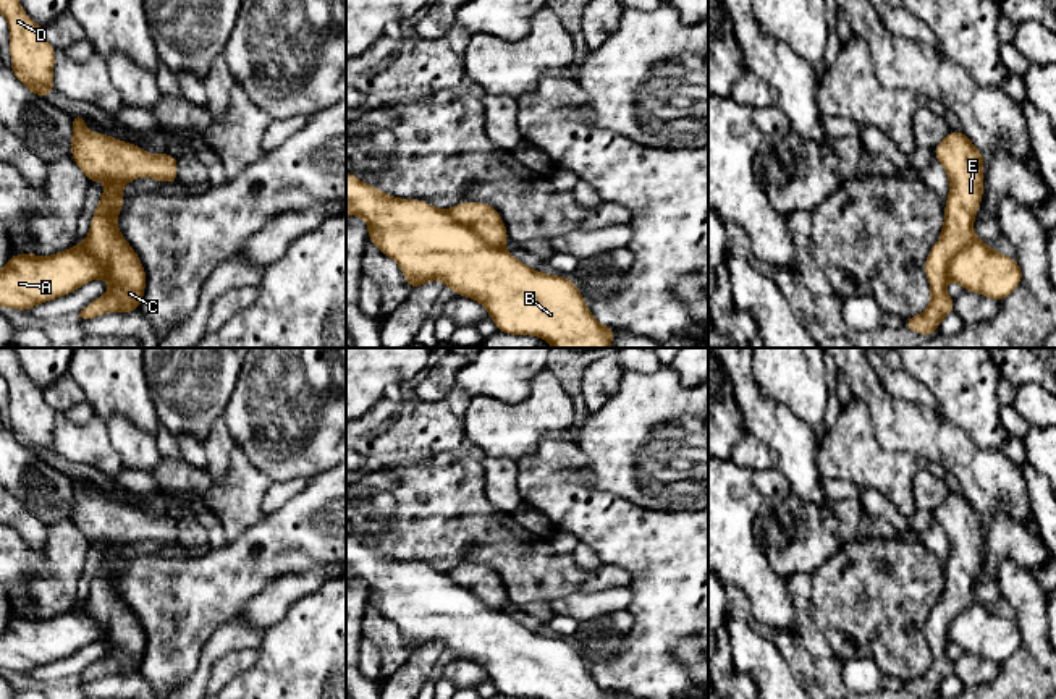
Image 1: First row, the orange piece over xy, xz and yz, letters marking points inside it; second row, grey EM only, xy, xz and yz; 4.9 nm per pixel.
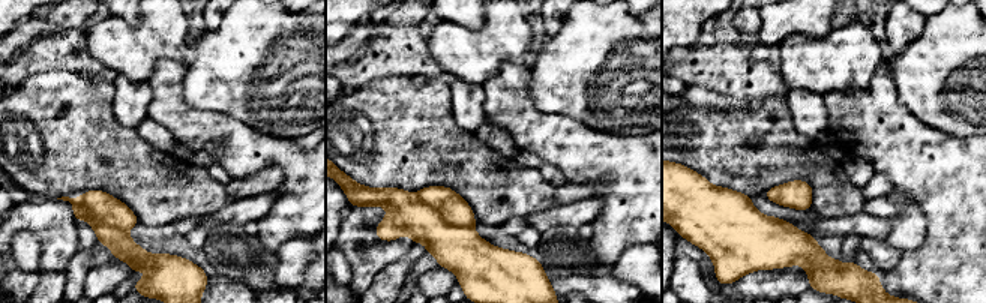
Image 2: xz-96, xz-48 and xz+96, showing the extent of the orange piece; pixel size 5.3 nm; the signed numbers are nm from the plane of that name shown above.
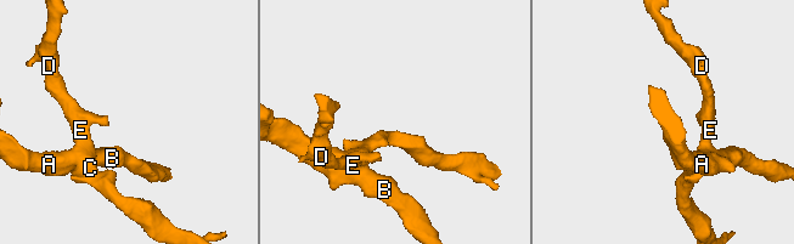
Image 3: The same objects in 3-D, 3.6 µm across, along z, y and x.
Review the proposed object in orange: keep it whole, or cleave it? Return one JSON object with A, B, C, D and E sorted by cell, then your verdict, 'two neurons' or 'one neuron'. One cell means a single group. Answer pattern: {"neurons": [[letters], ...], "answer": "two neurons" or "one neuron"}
{"neurons": [["A", "B"], ["C", "D", "E"]], "answer": "two neurons"}

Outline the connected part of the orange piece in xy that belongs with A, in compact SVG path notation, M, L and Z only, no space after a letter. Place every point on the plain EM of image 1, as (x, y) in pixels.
M81 605L52 618L11 616L0 633L0 668L31 673L103 636L105 629Z

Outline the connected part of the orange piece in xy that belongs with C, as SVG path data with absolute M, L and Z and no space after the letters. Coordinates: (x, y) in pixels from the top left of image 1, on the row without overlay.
M87 477L70 479L73 487L71 521L89 545L105 544L89 597L81 607L105 629L102 642L110 646L108 654L89 665L78 680L126 676L141 671L147 638L139 618L116 589L125 560L120 552L141 539L150 539L155 545L180 545L178 523L170 515L152 518L136 506L103 495L91 495L84 490Z

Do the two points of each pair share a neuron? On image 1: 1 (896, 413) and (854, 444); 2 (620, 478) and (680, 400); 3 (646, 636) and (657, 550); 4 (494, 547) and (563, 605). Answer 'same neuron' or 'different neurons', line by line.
1: different neurons
2: same neuron
3: same neuron
4: different neurons

